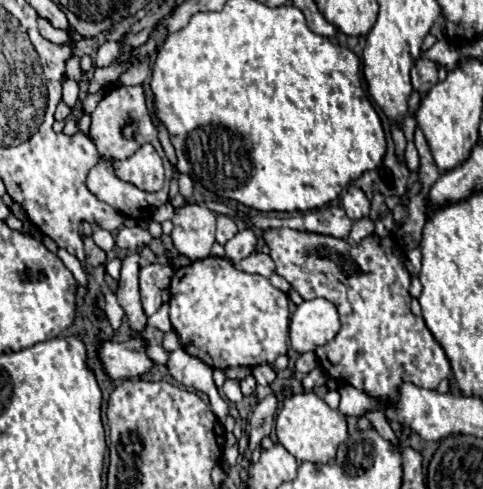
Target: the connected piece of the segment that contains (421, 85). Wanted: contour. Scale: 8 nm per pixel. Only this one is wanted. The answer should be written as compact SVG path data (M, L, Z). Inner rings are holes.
M420 58L414 66L412 66L412 86L414 90L418 90L420 94L428 92L436 82L438 82L438 68L436 62L428 60L428 58Z

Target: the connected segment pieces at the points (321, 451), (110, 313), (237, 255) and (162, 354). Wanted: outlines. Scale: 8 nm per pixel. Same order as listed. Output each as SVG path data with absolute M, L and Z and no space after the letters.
M300 392L282 402L282 408L276 414L276 436L298 462L326 464L336 456L338 444L348 438L346 418L338 410L332 410L314 392Z
M108 291L104 295L105 297L105 314L111 323L111 326L115 333L119 332L119 328L122 323L122 319L124 317L124 311L121 306L118 304L116 295Z
M246 228L246 230L238 232L232 240L228 240L228 244L224 246L226 258L232 260L234 264L238 264L240 260L244 260L246 256L250 256L256 250L256 244L258 244L258 238L256 238L254 230Z
M149 345L147 348L148 356L158 364L166 365L168 361L168 351L162 346Z

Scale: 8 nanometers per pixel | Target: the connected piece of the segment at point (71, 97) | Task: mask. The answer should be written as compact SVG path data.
M66 78L62 86L62 100L72 109L77 105L79 99L79 85L71 79Z

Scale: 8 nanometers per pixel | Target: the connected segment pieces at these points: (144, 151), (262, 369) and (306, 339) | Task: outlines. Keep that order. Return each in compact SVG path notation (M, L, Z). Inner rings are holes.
M152 144L140 146L132 158L118 162L116 166L116 174L128 182L134 182L138 188L150 188L150 192L158 192L162 188L164 166Z
M260 364L260 366L252 368L252 376L256 378L256 382L258 382L260 386L268 386L268 384L274 382L276 372L274 372L274 368L268 366L268 364Z
M326 298L304 300L290 318L290 346L298 352L312 352L330 342L340 330L336 306Z

